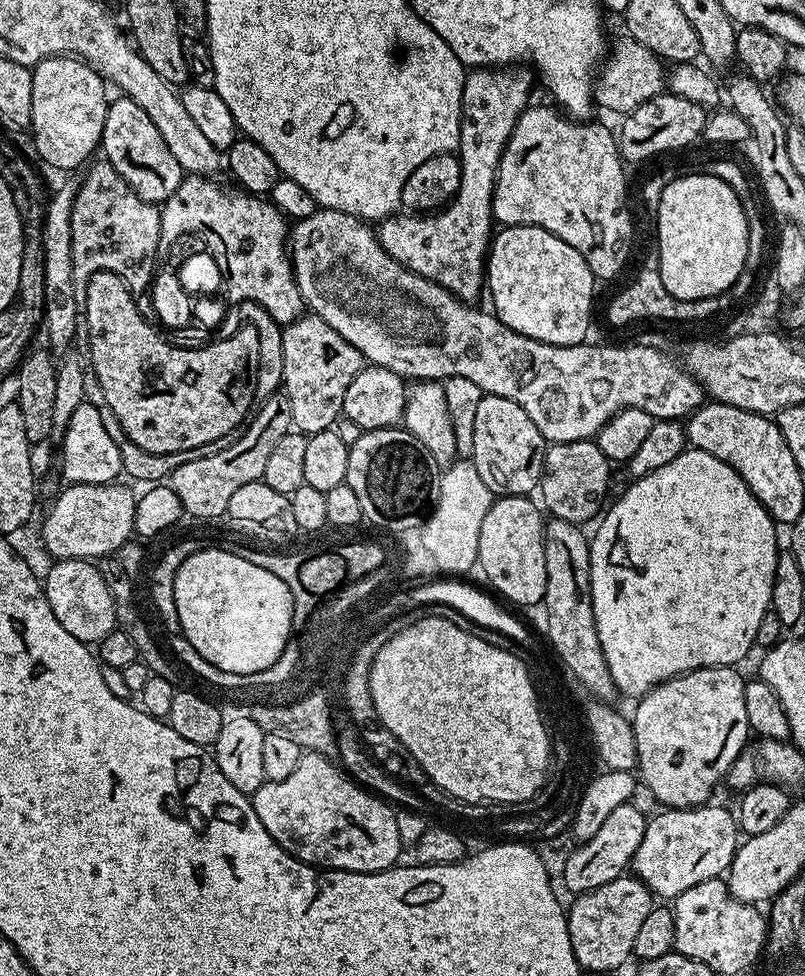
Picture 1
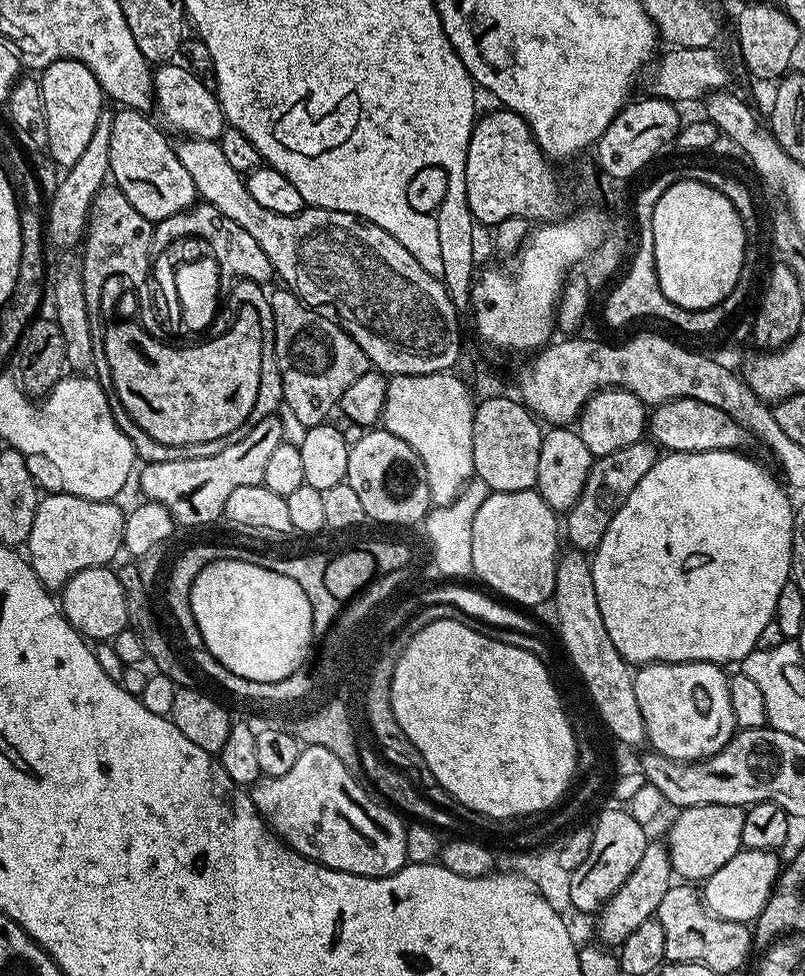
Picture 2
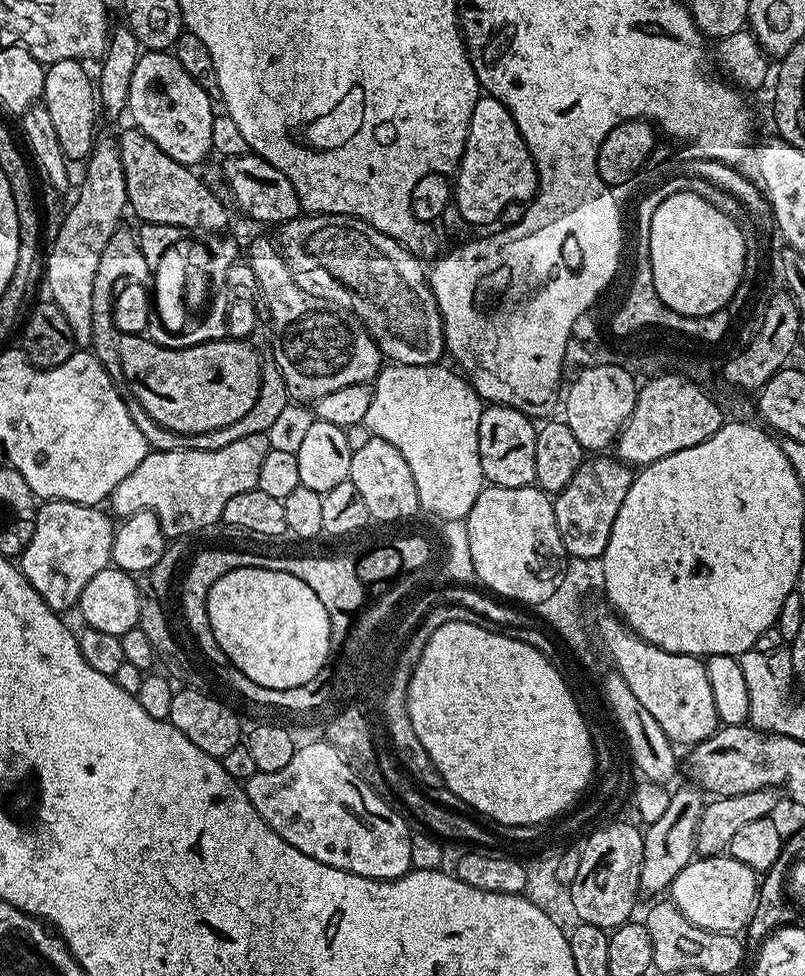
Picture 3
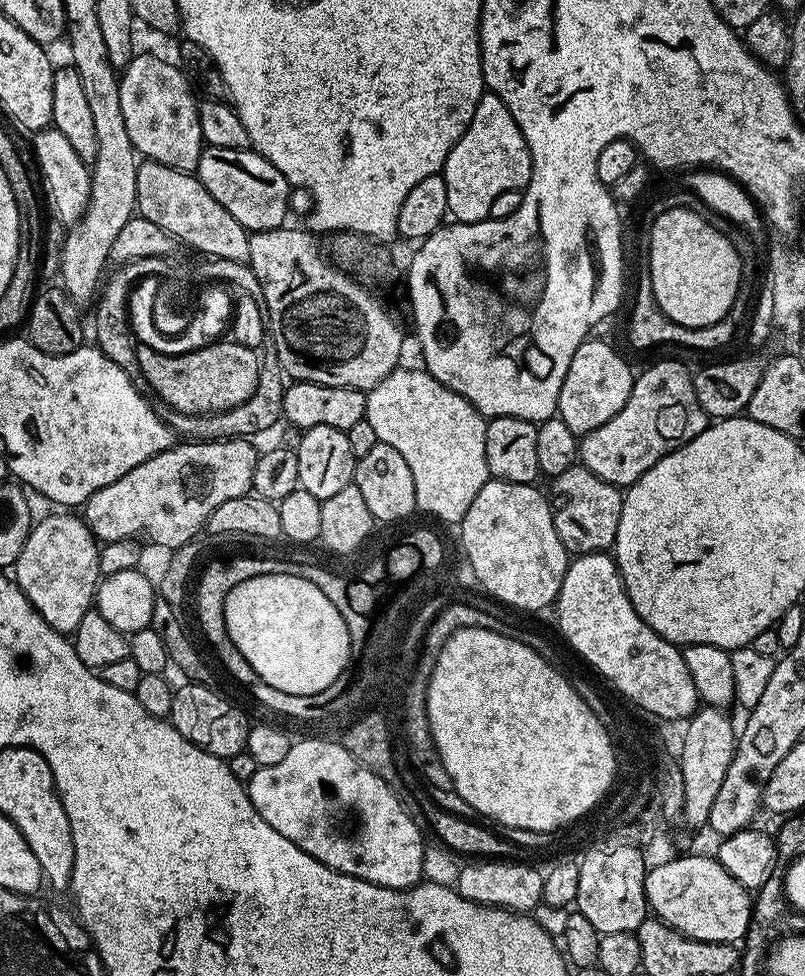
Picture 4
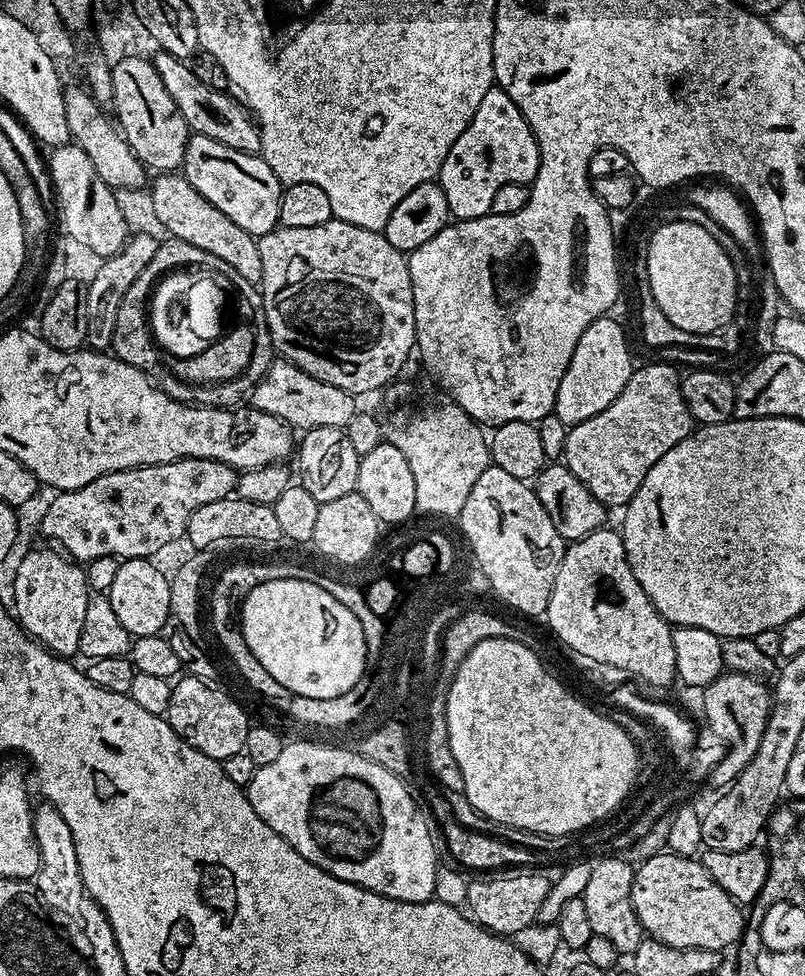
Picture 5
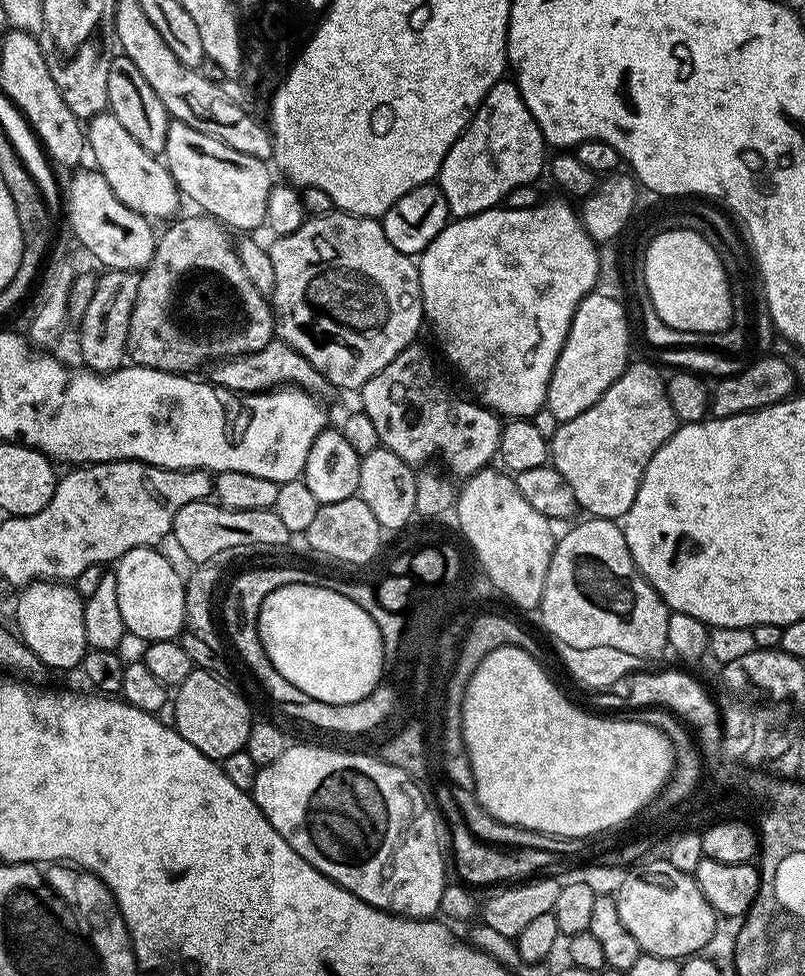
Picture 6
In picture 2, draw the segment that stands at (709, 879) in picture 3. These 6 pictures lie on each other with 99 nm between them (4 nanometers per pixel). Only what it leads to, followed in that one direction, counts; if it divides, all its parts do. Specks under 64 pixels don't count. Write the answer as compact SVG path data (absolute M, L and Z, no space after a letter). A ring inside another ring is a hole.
M744 848L726 866L714 870L708 880L702 884L702 903L713 916L748 924L755 922L762 914L766 902L770 898L772 889L776 887L776 877L782 871L782 860L779 860L775 851L750 850Z

